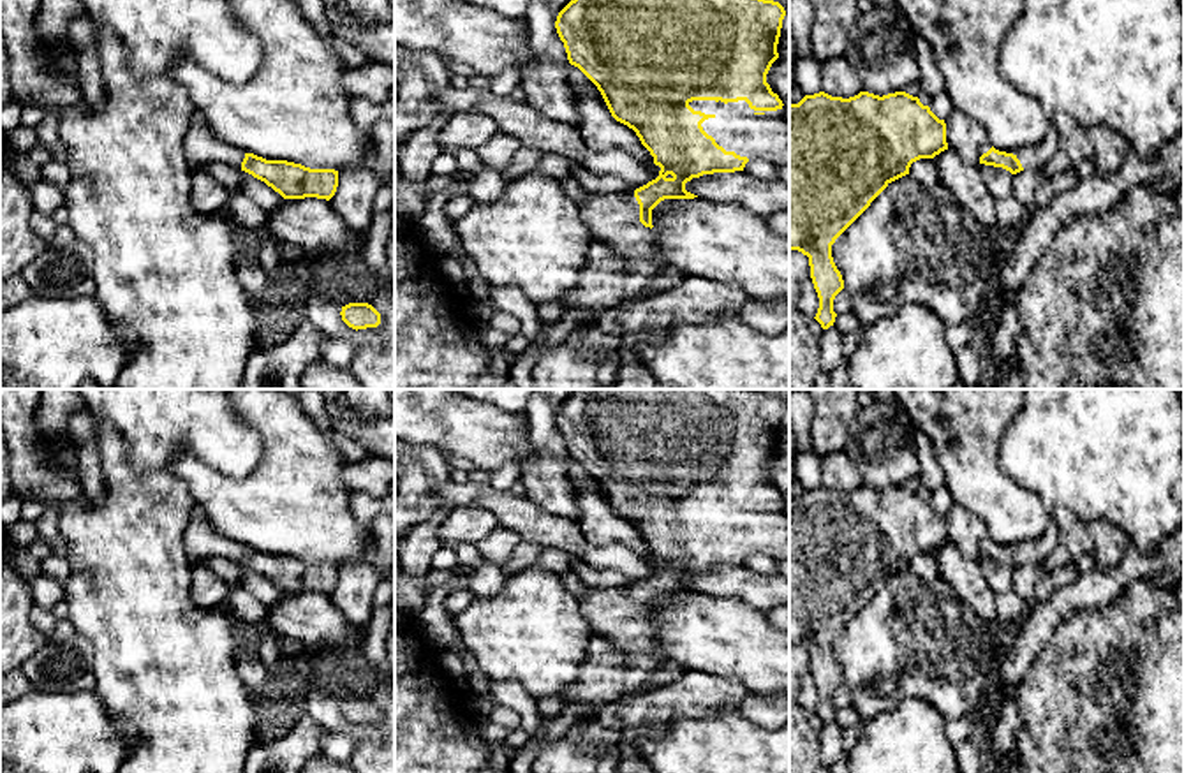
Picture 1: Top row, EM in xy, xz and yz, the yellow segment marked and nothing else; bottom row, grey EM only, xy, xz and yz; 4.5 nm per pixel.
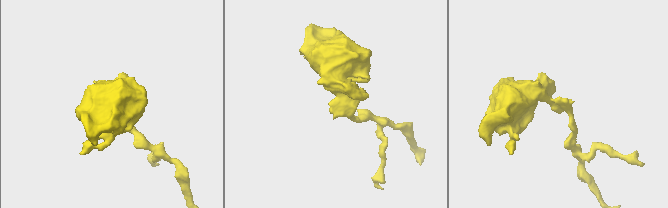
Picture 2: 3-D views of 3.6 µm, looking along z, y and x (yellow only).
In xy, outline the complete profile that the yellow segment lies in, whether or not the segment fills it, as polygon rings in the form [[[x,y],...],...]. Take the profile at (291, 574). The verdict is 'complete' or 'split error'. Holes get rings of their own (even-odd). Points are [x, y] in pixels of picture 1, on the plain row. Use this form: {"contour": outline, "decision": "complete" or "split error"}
{"contour": [[[201,511],[192,516],[183,535],[183,546],[190,560],[218,556],[241,563],[264,576],[284,593],[317,592],[329,595],[338,581],[338,565],[310,563],[287,555],[266,555],[247,548],[218,535]]], "decision": "split error"}

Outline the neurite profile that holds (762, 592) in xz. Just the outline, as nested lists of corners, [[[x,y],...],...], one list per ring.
[[[744,565],[714,567],[692,572],[685,585],[699,593],[738,599],[765,615],[777,606],[789,607],[789,579],[779,572],[761,576]]]

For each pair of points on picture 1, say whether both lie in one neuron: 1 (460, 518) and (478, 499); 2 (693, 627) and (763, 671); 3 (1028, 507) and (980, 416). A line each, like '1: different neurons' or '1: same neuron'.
1: different neurons
2: same neuron
3: same neuron

